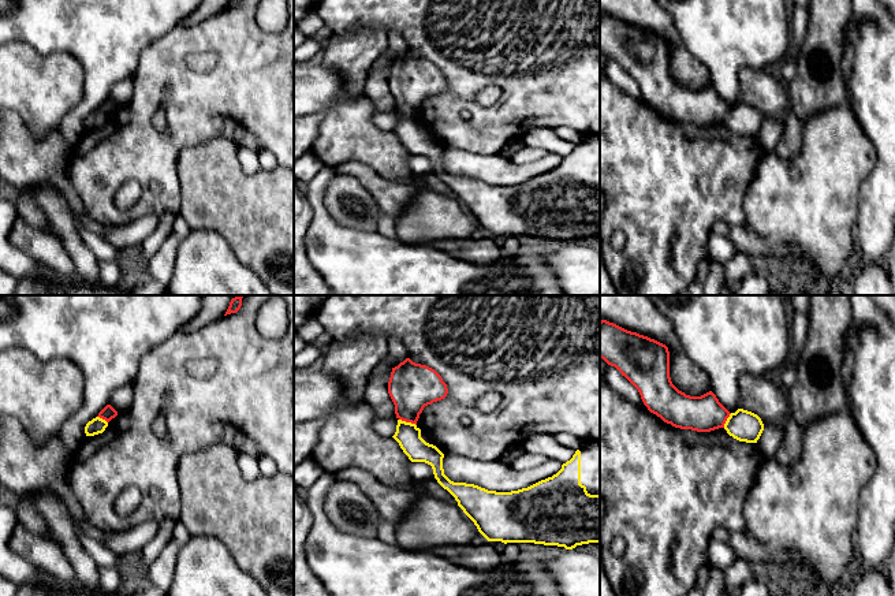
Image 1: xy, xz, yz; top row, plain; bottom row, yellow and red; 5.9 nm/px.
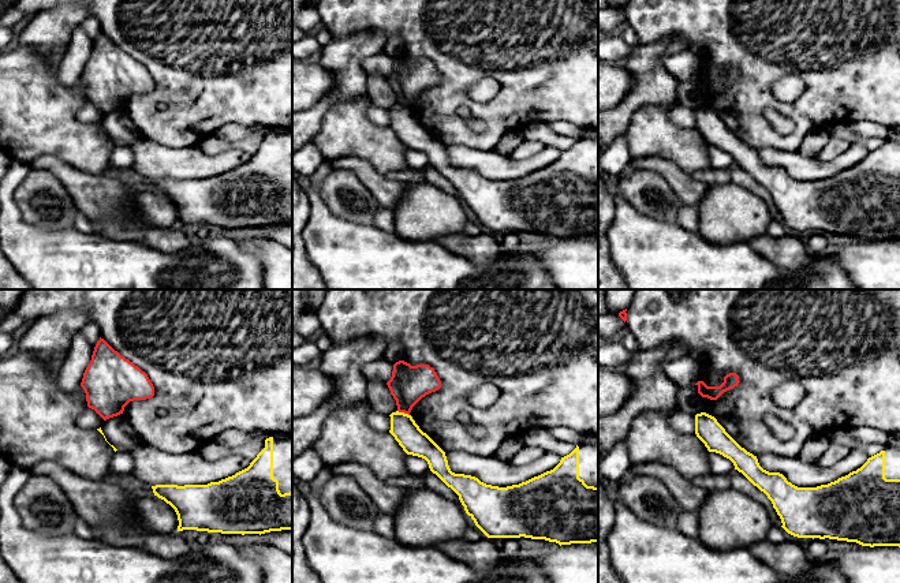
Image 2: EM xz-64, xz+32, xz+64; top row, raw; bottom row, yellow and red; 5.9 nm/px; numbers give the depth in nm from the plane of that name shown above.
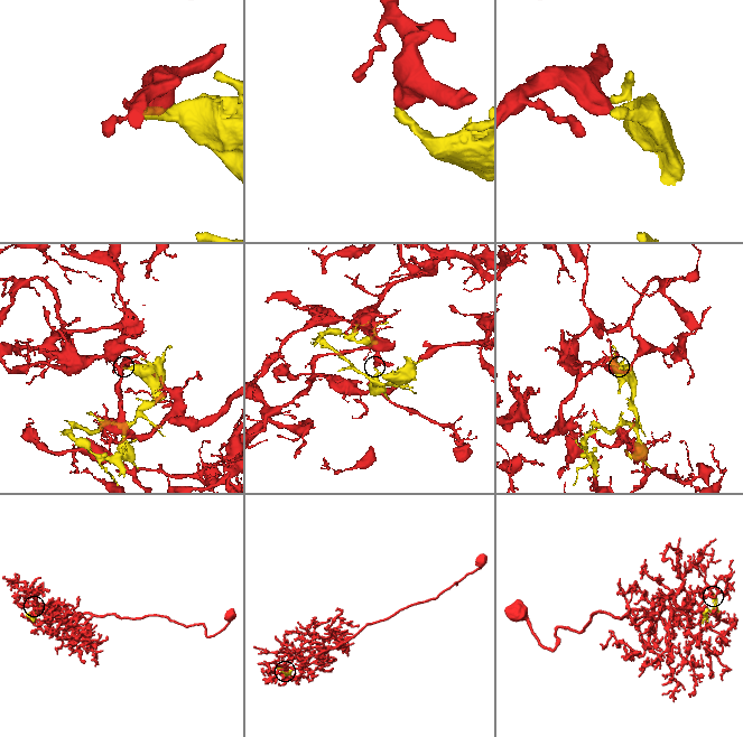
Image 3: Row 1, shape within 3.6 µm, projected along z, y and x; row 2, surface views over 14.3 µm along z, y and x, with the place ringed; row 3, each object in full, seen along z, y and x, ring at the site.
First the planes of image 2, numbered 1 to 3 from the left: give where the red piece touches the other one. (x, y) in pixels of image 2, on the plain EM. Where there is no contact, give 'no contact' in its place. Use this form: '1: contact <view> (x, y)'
1: no contact
2: contact xz+32 (403, 107)
3: no contact

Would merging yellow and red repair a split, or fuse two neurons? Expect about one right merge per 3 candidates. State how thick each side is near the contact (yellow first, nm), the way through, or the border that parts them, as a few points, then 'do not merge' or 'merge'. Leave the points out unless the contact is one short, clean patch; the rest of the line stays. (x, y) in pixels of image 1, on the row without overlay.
calibres 150 and 280 nm; border xz (399, 112), (416, 119); do not merge

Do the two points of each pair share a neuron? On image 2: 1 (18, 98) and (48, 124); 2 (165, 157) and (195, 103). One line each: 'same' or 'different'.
1: same
2: different

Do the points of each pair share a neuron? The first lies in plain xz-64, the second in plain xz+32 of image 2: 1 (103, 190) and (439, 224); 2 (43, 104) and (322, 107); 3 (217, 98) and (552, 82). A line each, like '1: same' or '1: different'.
1: different
2: different
3: same

